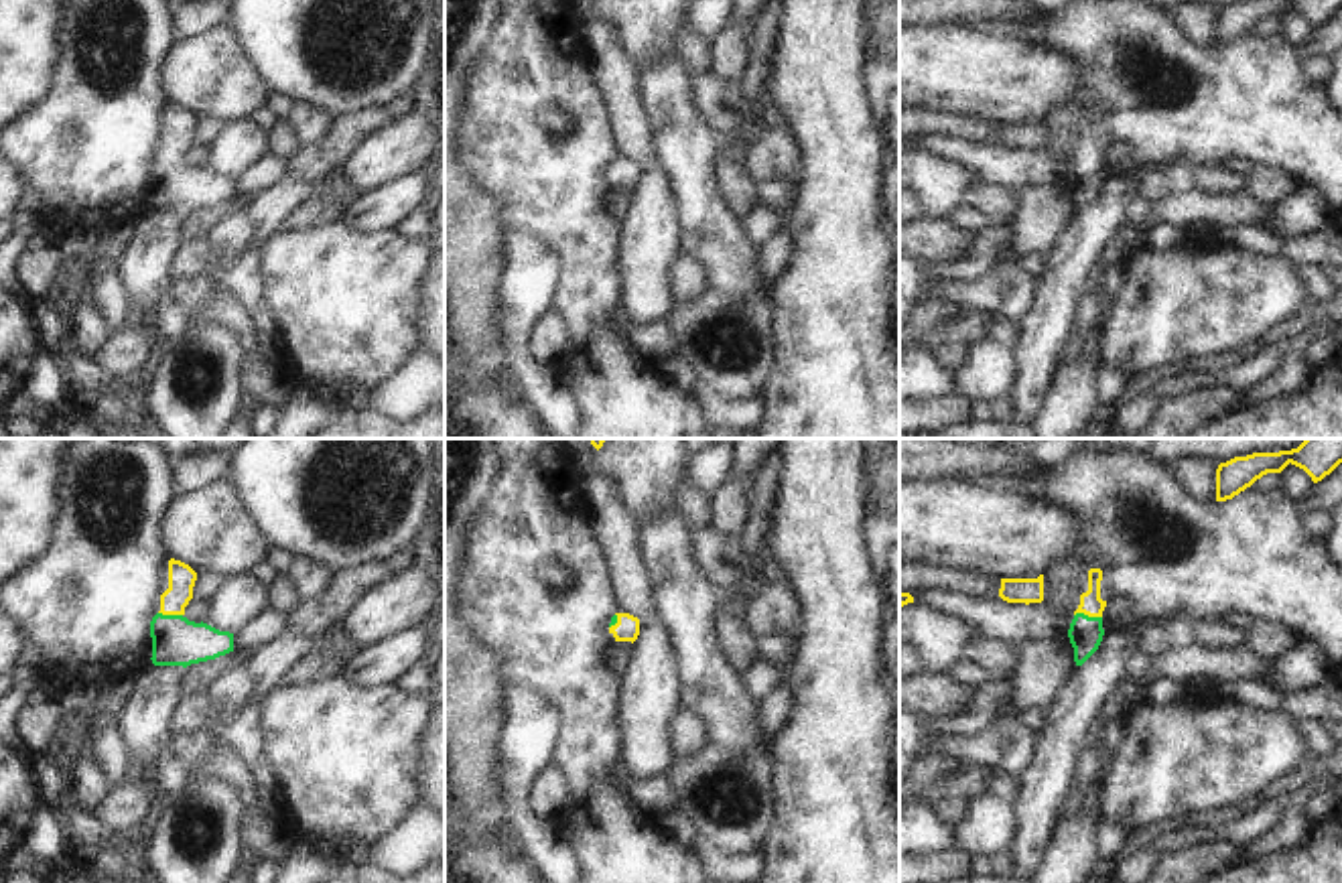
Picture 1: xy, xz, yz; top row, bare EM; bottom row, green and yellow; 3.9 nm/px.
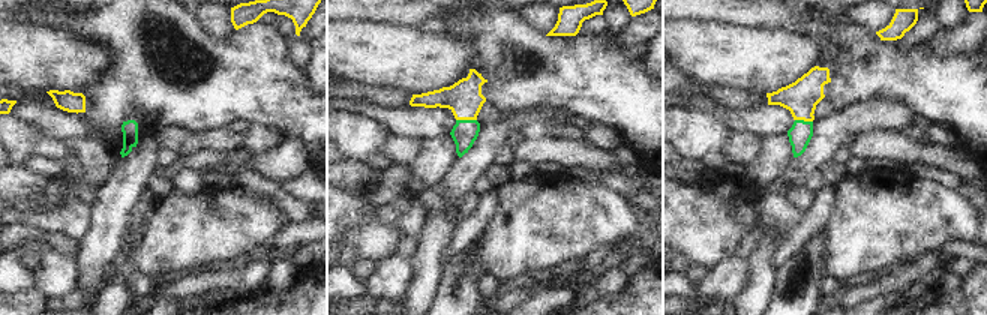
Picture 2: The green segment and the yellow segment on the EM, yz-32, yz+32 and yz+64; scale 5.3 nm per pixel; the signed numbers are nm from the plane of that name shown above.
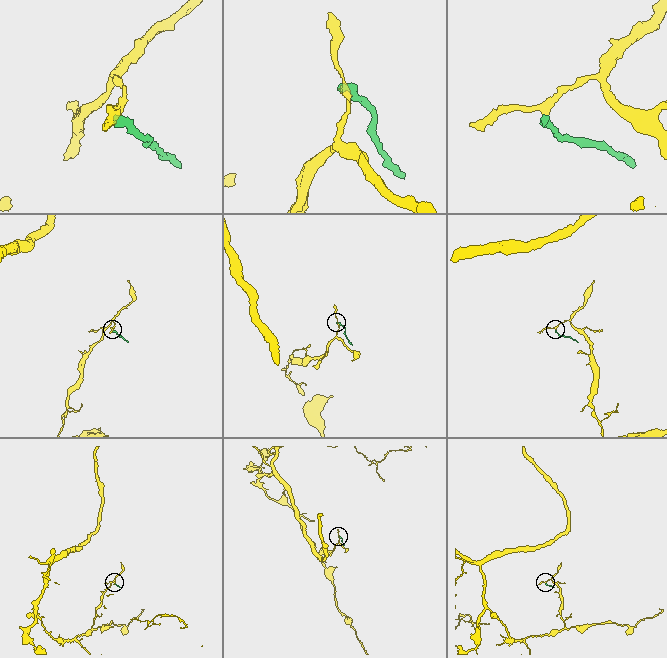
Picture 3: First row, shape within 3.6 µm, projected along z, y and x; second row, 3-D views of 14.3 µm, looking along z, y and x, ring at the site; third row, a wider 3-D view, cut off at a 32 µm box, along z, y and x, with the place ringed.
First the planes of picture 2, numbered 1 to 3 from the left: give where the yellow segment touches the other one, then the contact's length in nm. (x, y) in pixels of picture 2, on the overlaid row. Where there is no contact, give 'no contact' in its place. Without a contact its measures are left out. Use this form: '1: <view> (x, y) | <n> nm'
1: no contact
2: yz+32 (467, 120) | 110 nm
3: yz+64 (803, 120) | 100 nm

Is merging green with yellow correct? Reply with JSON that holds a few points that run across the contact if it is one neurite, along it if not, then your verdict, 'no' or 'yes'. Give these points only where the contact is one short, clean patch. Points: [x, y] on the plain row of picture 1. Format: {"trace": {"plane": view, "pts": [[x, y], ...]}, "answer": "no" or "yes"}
{"trace": {"plane": "yz", "pts": [[1085, 177], [1087, 161], [1091, 149]]}, "answer": "yes"}

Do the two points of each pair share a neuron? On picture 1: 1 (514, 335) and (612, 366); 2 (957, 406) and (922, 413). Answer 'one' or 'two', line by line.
1: two
2: one

